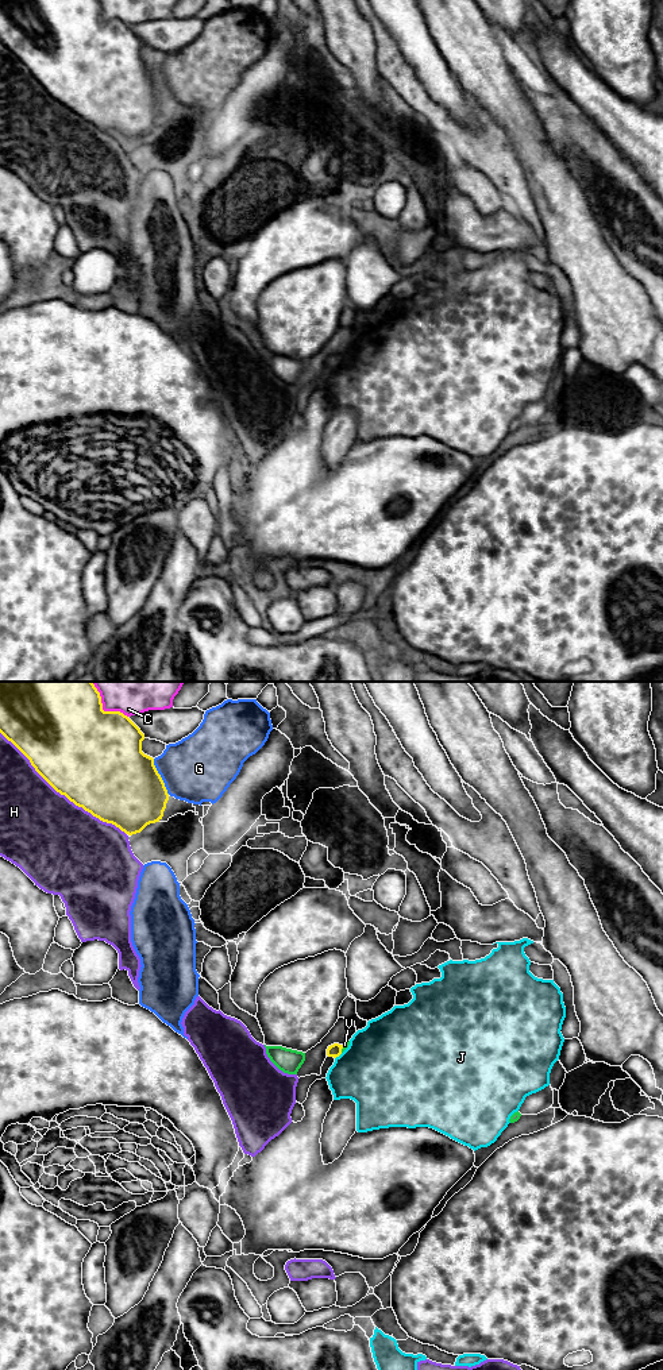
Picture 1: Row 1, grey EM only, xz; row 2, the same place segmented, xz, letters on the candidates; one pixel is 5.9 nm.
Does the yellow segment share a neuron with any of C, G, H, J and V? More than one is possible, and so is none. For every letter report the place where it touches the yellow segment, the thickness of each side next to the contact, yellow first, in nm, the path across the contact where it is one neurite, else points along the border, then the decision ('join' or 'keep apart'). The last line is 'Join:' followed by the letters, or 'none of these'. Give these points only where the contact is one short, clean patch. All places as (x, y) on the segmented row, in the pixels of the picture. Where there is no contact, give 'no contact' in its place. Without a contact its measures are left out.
C: contact xz (101, 707); calibres 500 and 380 nm; keep apart
G: contact xz (160, 776); calibres 480 and 400 nm; keep apart
H: contact xz (62, 794); calibres 500 and 480 nm; keep apart
J: contact xz (338, 1056); calibres 80 and 460 nm; keep apart
V: contact xz (342, 1048); calibres 80 and 30 nm; border xz (343, 1045), (340, 1052); keep apart
Join: none of these

